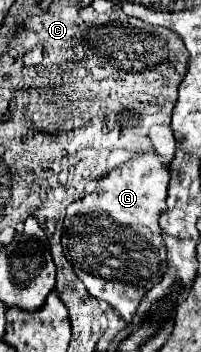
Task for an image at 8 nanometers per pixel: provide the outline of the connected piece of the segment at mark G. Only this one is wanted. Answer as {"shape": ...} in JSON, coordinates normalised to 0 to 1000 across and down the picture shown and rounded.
{"shape":[[[687,440],[677,452],[617,463],[498,509],[488,531],[448,554],[368,571],[338,588],[338,611],[318,622],[318,724],[368,759],[368,776],[458,844],[547,861],[627,918],[657,912],[716,838],[826,776],[826,702],[806,696],[786,616],[826,599],[836,514],[846,491],[806,469],[796,440]]]}

